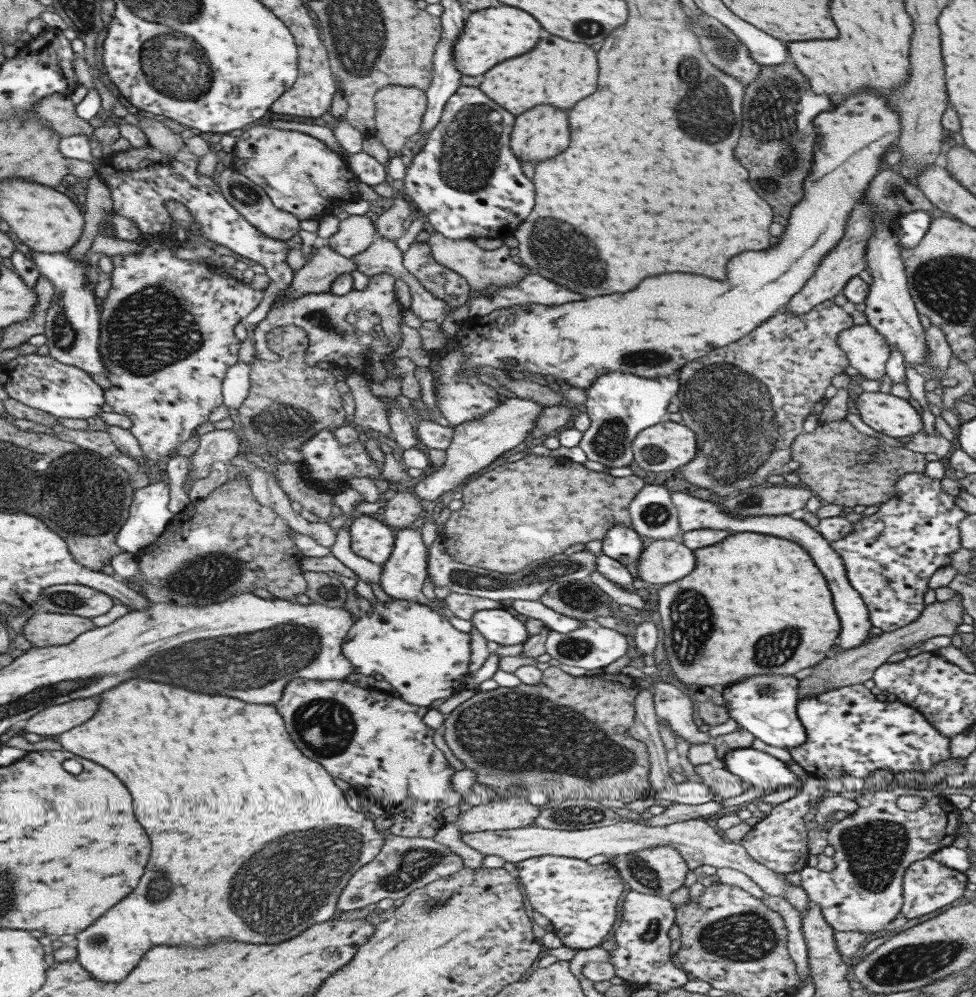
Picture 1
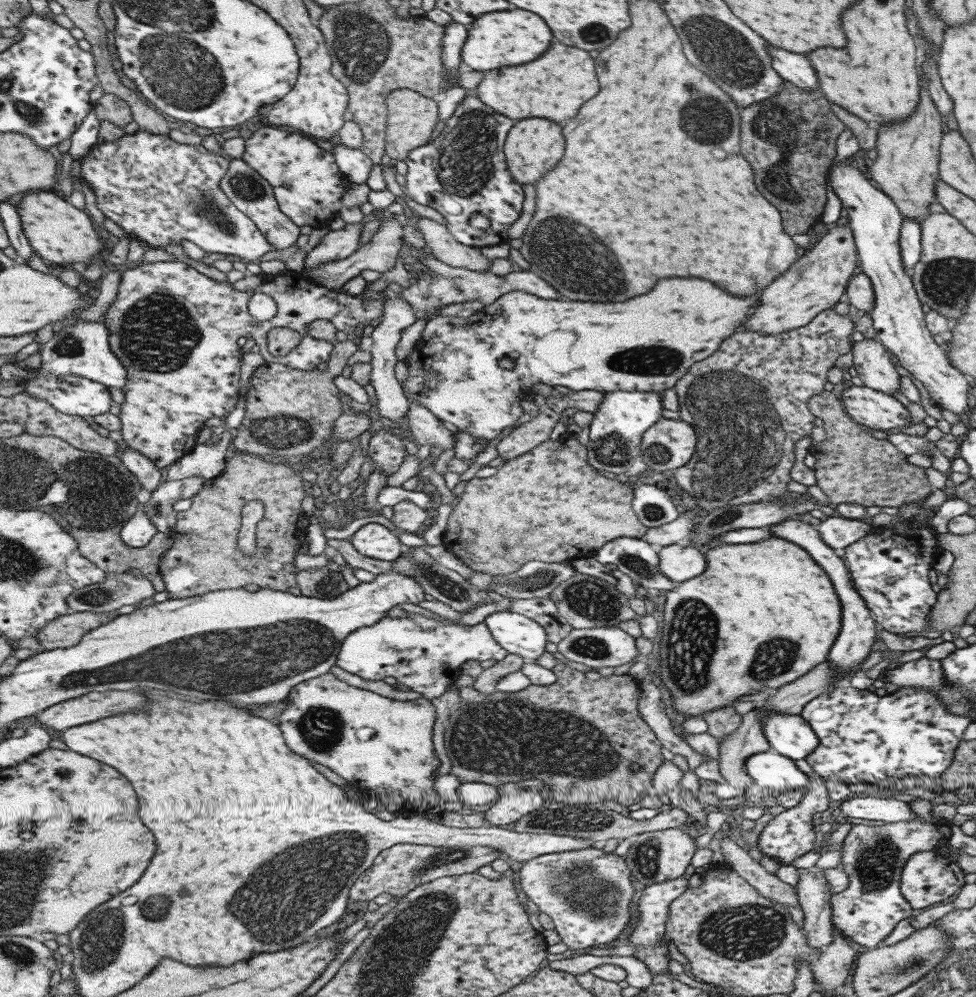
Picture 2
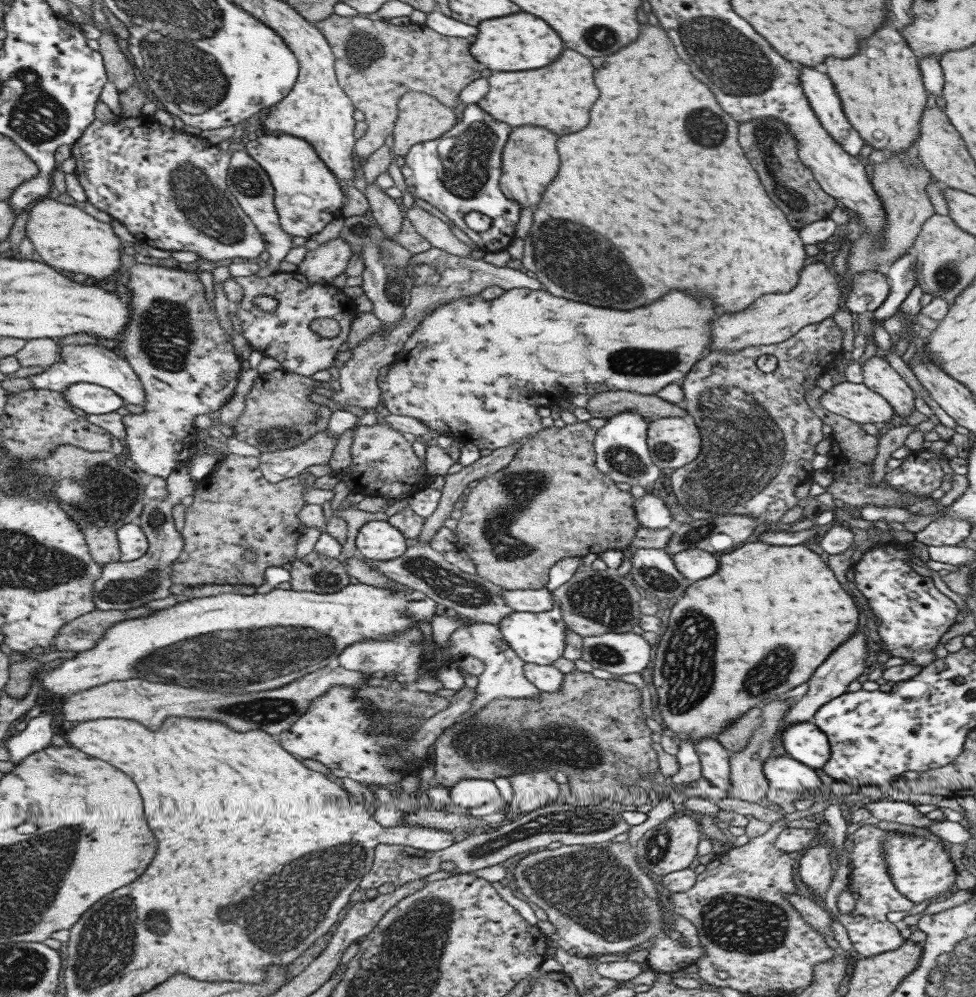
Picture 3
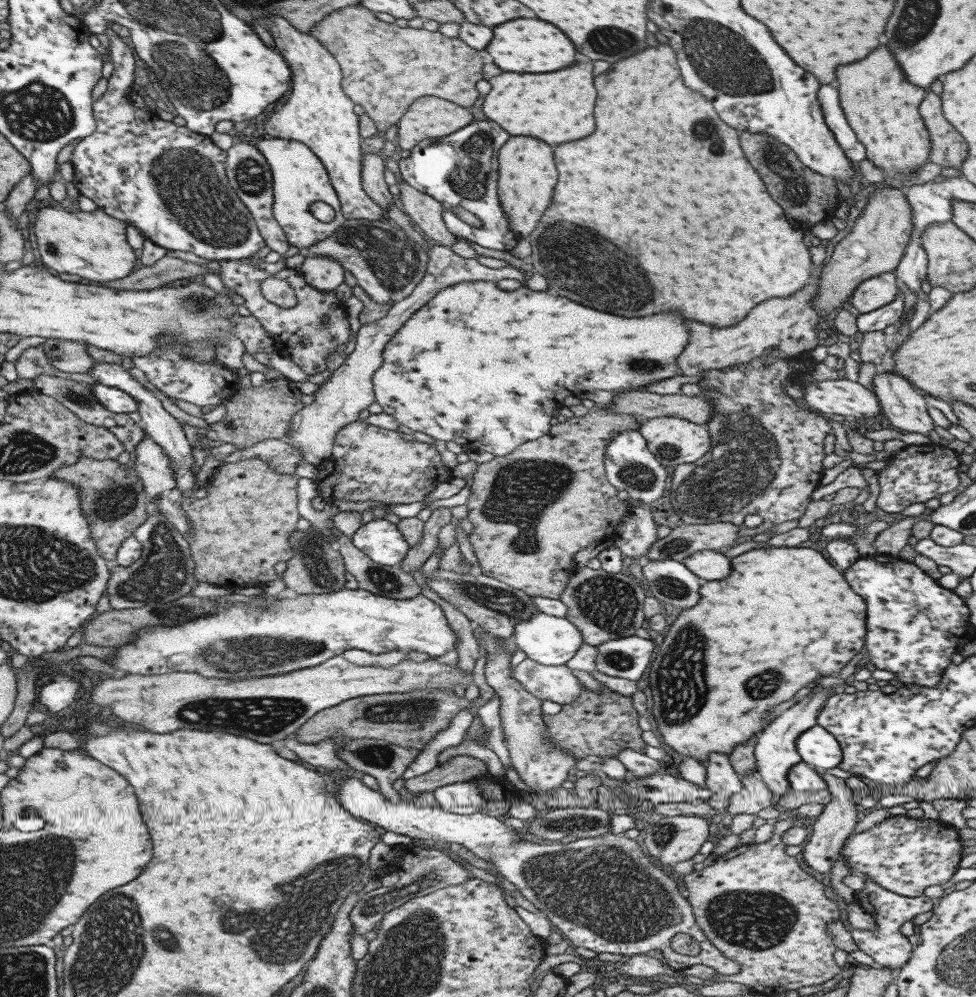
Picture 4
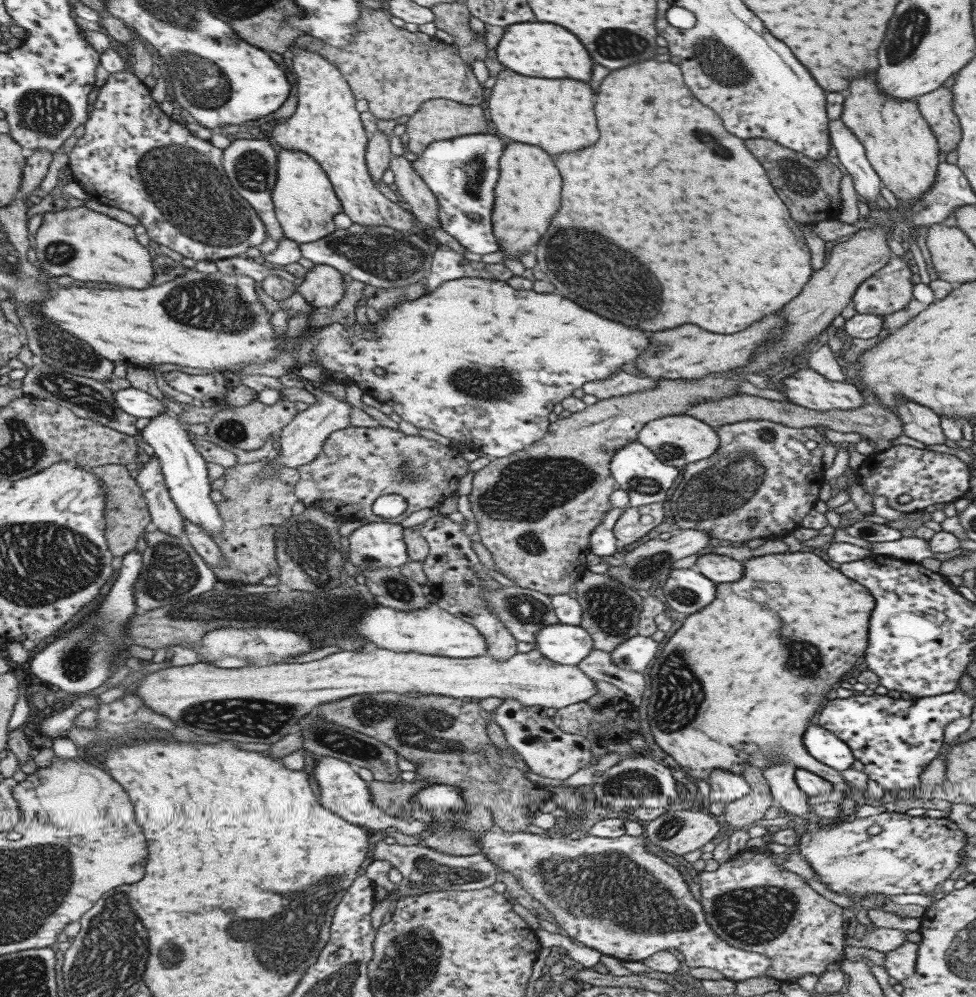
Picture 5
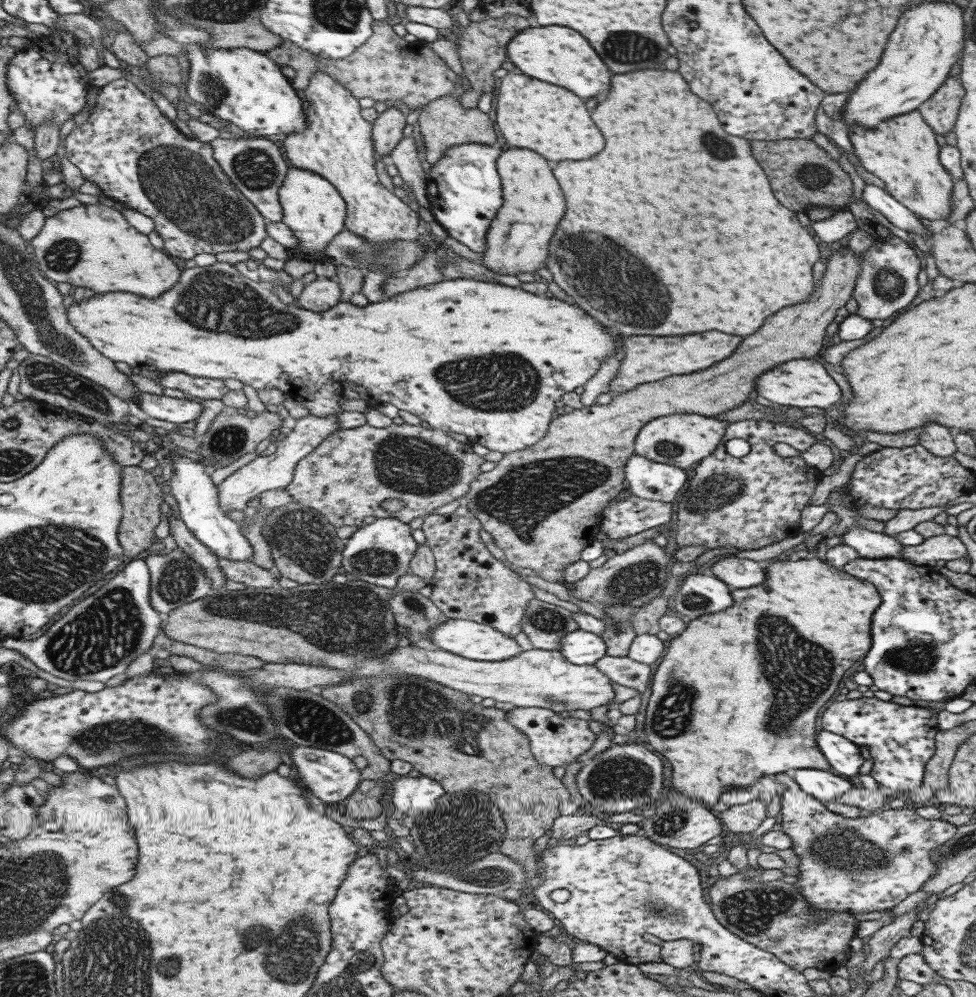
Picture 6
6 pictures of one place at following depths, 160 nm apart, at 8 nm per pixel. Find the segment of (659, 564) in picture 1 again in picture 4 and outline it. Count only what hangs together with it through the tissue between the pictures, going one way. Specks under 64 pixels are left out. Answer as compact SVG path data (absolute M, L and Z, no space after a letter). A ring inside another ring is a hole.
M711 550L693 552L681 562L703 582L721 580L731 570L730 560L723 553Z

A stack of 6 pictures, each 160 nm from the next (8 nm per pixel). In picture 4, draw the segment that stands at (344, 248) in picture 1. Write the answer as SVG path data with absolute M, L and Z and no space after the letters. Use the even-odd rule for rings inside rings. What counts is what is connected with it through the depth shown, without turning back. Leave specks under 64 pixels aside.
M307 256L301 263L299 275L307 286L319 292L332 292L343 283L345 272L336 260L329 257Z

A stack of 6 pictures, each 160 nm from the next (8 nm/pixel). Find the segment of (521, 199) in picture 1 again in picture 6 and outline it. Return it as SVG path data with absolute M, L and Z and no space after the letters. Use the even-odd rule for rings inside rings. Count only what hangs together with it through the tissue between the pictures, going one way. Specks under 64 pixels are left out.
M459 143L446 148L442 157L430 164L428 170L426 193L429 212L448 236L473 252L485 252L485 233L501 206L502 192L496 171L496 158L500 153L496 145Z

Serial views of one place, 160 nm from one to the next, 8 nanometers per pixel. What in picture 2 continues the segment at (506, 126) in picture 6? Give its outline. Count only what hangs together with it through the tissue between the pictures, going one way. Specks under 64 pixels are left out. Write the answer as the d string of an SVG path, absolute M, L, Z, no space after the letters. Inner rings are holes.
M553 42L539 58L523 66L505 66L486 71L473 90L484 105L513 120L543 116L553 122L563 122L577 114L577 108L595 96L597 80L593 60L585 50Z

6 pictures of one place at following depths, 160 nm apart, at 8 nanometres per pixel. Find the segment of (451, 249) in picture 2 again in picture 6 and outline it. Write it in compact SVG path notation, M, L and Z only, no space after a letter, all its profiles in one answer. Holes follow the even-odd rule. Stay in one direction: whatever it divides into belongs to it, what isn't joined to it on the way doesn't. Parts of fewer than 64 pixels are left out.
M412 135L402 137L387 157L392 160L399 178L409 188L409 194L414 198L415 204L428 208L427 180L421 168L422 162L417 158L417 148Z

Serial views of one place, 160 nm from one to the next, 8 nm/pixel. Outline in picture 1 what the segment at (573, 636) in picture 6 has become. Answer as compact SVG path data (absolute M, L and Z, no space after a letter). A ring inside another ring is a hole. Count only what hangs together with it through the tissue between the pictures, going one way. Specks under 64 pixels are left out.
M505 608L479 610L472 614L470 624L485 640L503 646L523 644L526 637L524 622L511 615Z

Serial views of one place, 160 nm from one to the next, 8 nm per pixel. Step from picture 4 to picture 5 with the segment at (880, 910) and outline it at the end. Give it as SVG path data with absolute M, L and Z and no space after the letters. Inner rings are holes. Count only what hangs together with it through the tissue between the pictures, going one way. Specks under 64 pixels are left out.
M903 941L897 948L884 952L882 966L889 978L898 981L914 974L916 950L918 945L910 941Z

